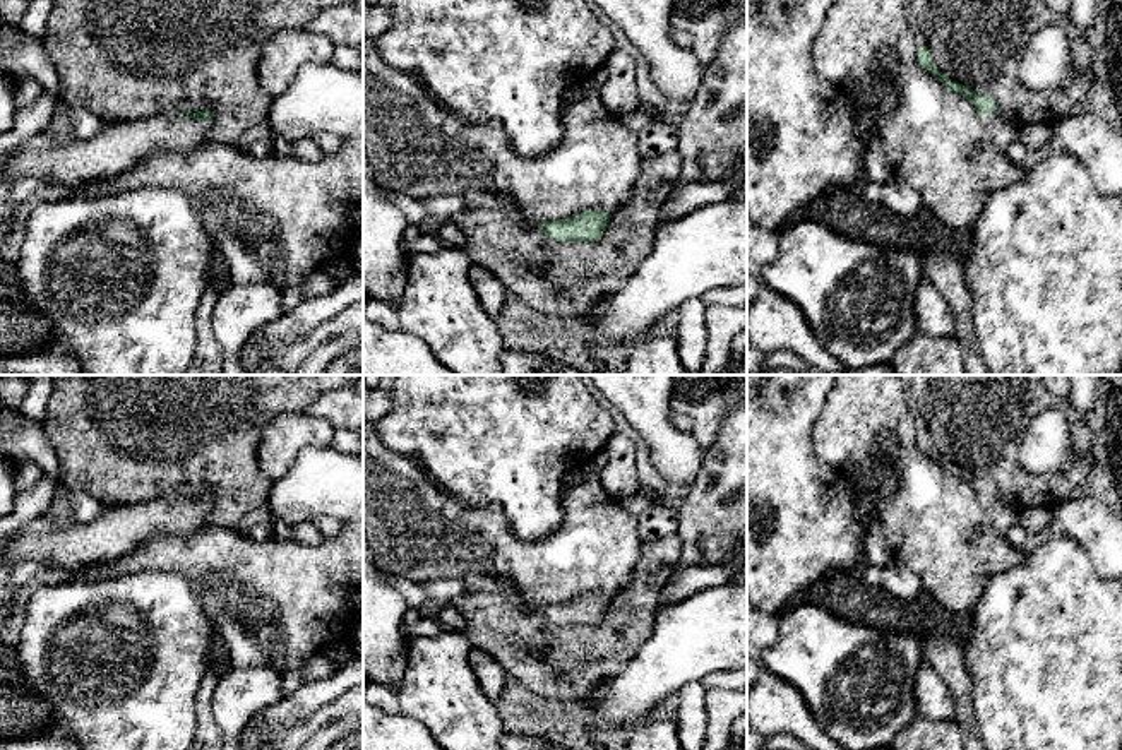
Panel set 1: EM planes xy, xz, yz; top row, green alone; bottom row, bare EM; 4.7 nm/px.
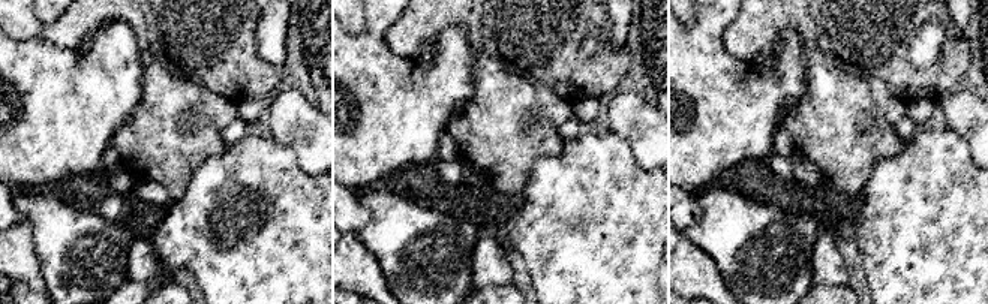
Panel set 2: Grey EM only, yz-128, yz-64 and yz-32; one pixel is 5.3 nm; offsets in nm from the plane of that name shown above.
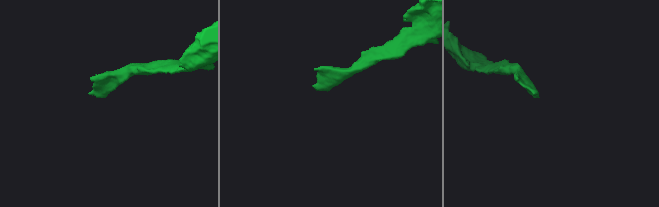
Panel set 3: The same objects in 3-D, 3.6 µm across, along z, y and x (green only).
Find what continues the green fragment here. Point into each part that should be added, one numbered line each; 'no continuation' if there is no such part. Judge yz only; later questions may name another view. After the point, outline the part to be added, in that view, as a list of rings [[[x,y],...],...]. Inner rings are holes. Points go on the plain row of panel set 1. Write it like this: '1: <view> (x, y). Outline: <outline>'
1: yz (1002, 517). Outline: [[[990,495],[987,500],[980,500],[992,526],[1006,534],[1019,521],[1019,512],[1009,507],[999,495]]]

